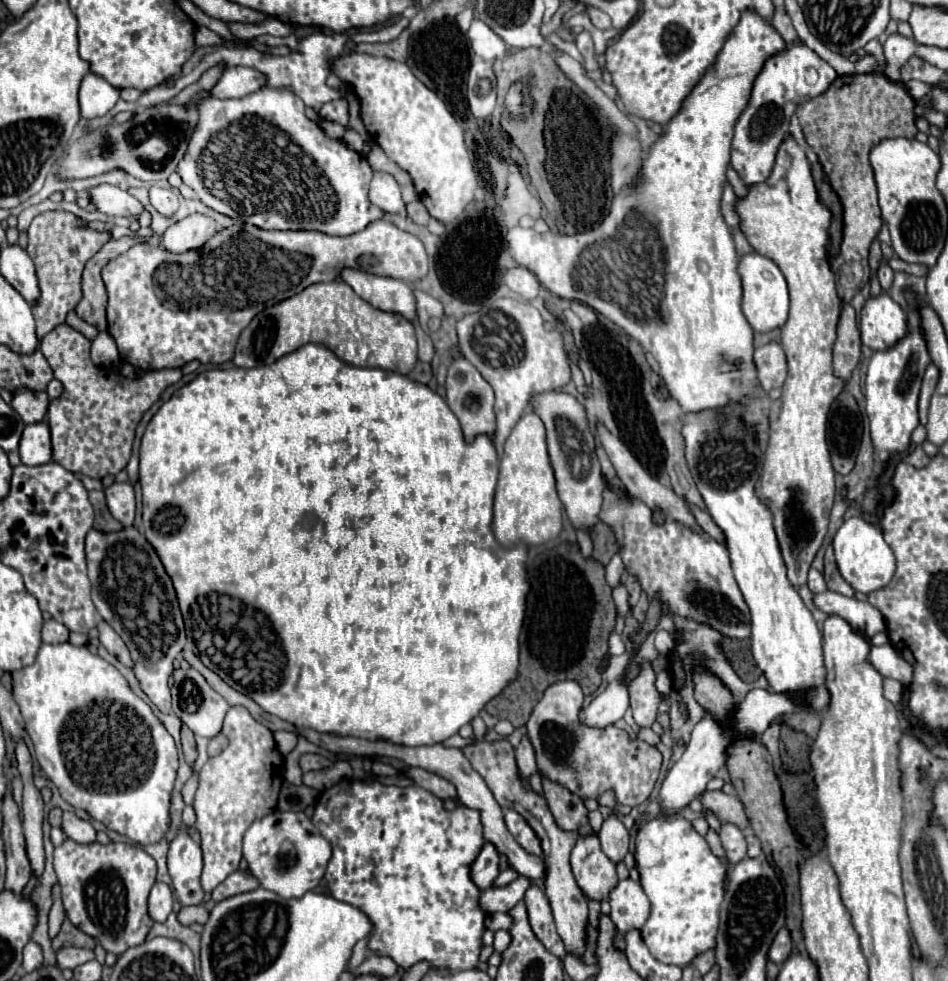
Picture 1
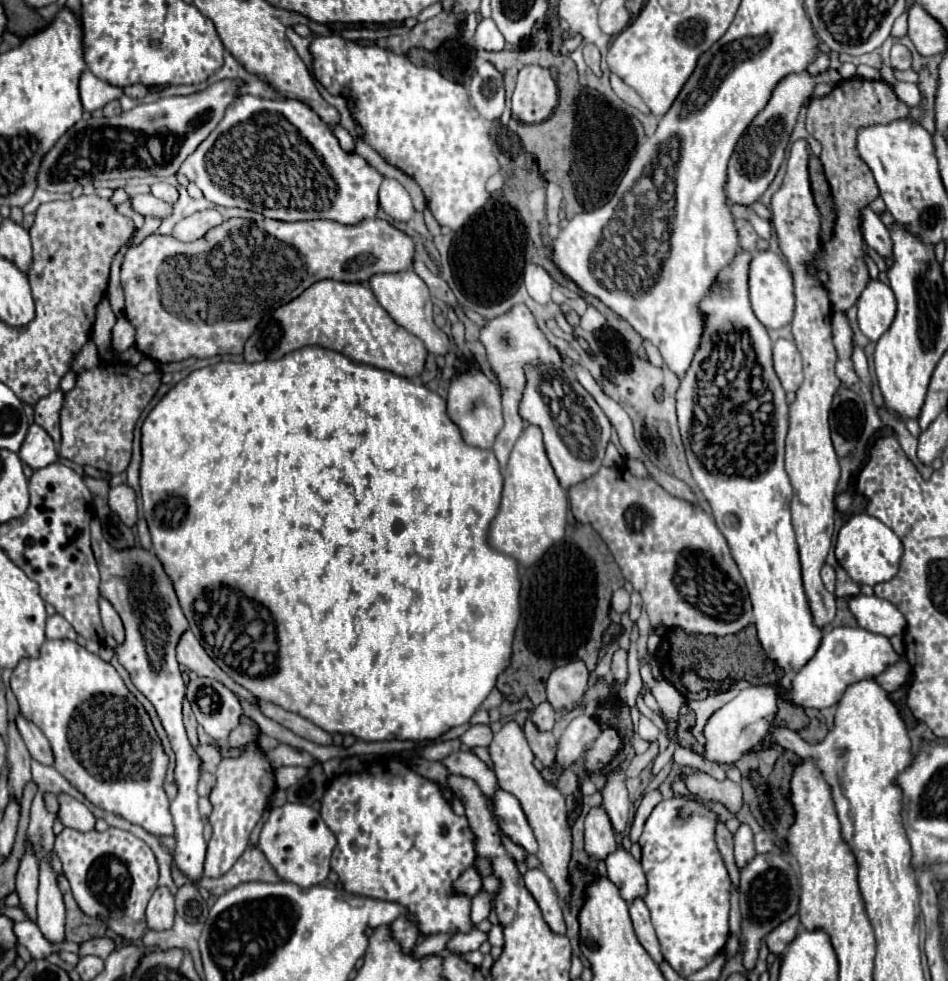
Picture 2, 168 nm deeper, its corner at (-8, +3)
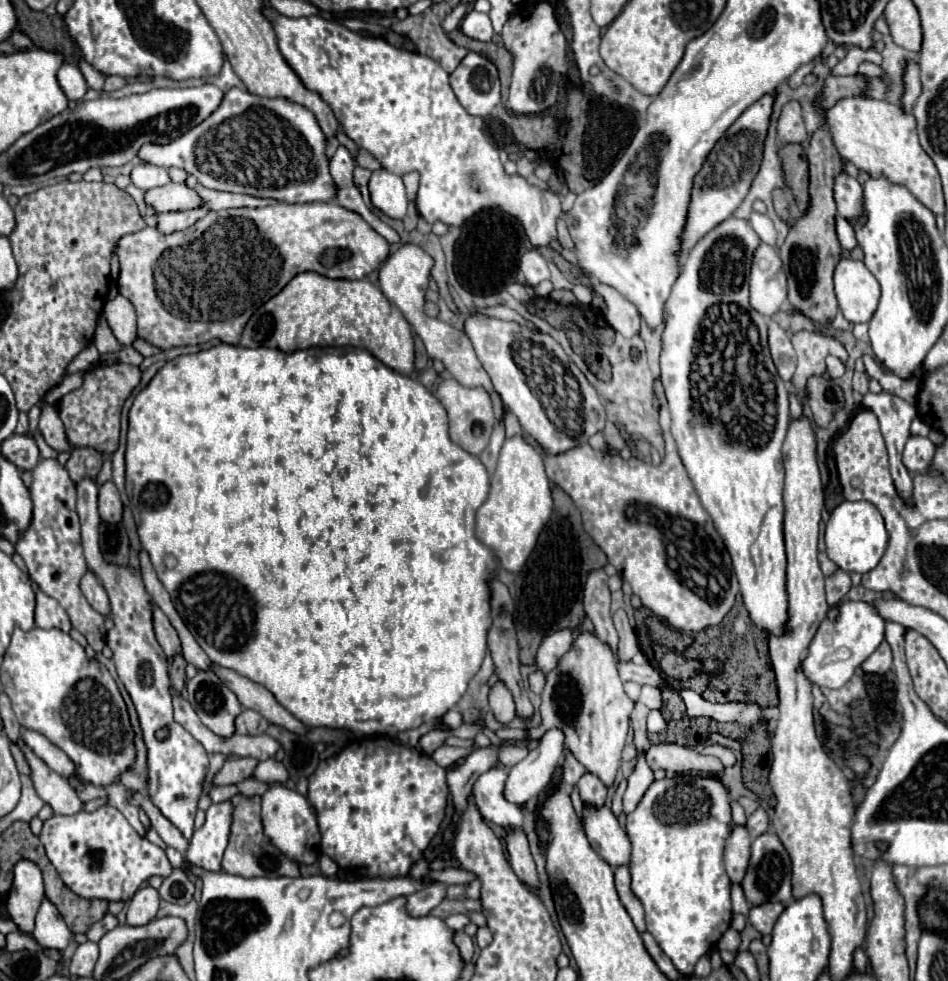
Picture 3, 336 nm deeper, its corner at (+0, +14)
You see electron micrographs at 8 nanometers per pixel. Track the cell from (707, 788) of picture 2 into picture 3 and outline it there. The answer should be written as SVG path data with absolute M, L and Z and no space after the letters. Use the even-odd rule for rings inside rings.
M653 744L645 750L645 760L651 766L651 770L663 768L665 772L673 774L721 774L723 764L715 756L703 756L693 748L679 746L679 744Z

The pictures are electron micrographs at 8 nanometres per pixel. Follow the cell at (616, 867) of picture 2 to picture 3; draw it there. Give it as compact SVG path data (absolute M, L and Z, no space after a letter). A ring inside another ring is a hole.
M583 806L583 830L591 848L611 866L627 864L631 856L631 844L625 830L619 826L615 814L607 806Z

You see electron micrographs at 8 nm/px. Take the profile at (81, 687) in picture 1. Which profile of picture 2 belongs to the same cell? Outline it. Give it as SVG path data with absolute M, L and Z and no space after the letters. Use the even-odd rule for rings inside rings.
M45 641L39 659L21 659L11 675L11 689L19 701L21 713L31 719L49 739L55 763L53 767L83 793L95 807L113 813L129 823L143 827L153 835L173 835L169 797L163 789L169 769L169 757L163 743L135 695L125 687L115 667L99 655L89 653L77 641Z

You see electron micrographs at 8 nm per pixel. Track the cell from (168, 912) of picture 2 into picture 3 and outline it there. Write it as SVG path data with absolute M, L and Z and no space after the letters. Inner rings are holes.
M143 886L135 892L127 906L127 924L129 926L143 926L149 924L159 908L159 892L151 886Z

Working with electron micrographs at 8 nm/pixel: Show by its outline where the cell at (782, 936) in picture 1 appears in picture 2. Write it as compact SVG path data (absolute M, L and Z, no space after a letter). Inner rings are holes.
M793 915L791 919L783 921L775 931L771 931L771 935L767 935L769 951L781 959L783 951L797 937L797 933L799 933L799 915Z

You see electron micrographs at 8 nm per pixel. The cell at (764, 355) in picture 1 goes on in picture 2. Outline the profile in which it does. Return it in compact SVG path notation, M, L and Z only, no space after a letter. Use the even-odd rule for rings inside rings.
M777 339L773 343L773 367L785 391L797 391L803 381L801 355L793 341Z

